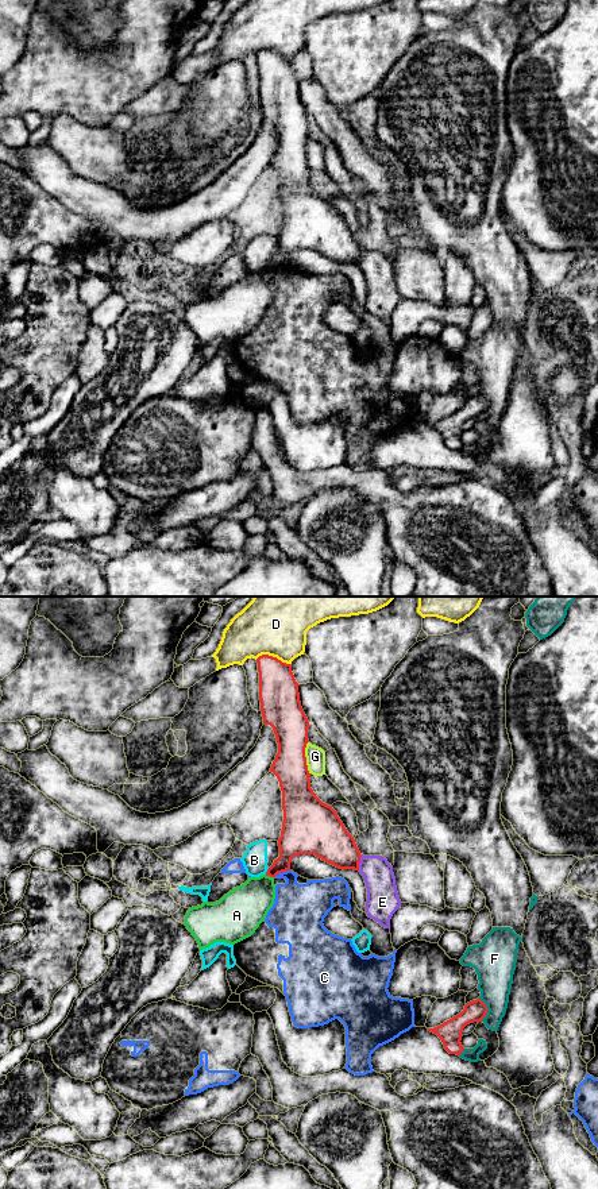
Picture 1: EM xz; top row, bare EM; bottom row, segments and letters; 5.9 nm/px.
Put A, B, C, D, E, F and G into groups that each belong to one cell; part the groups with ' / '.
A / B / C / D / E / F / G

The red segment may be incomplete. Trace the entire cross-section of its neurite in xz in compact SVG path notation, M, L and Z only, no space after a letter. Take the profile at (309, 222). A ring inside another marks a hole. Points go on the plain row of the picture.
M262 50L256 54L259 67L259 96L263 119L274 126L278 148L271 159L282 186L283 217L278 235L279 252L267 267L259 273L248 273L240 282L234 283L216 298L204 297L192 302L185 310L184 320L196 333L200 345L215 337L235 340L251 332L266 314L274 300L274 274L278 269L290 266L292 254L298 250L315 250L323 256L339 263L359 266L360 247L354 232L347 227L332 201L323 198L310 184L310 169L306 161L305 143L309 138L309 116L301 103L298 78L292 61L277 53Z

